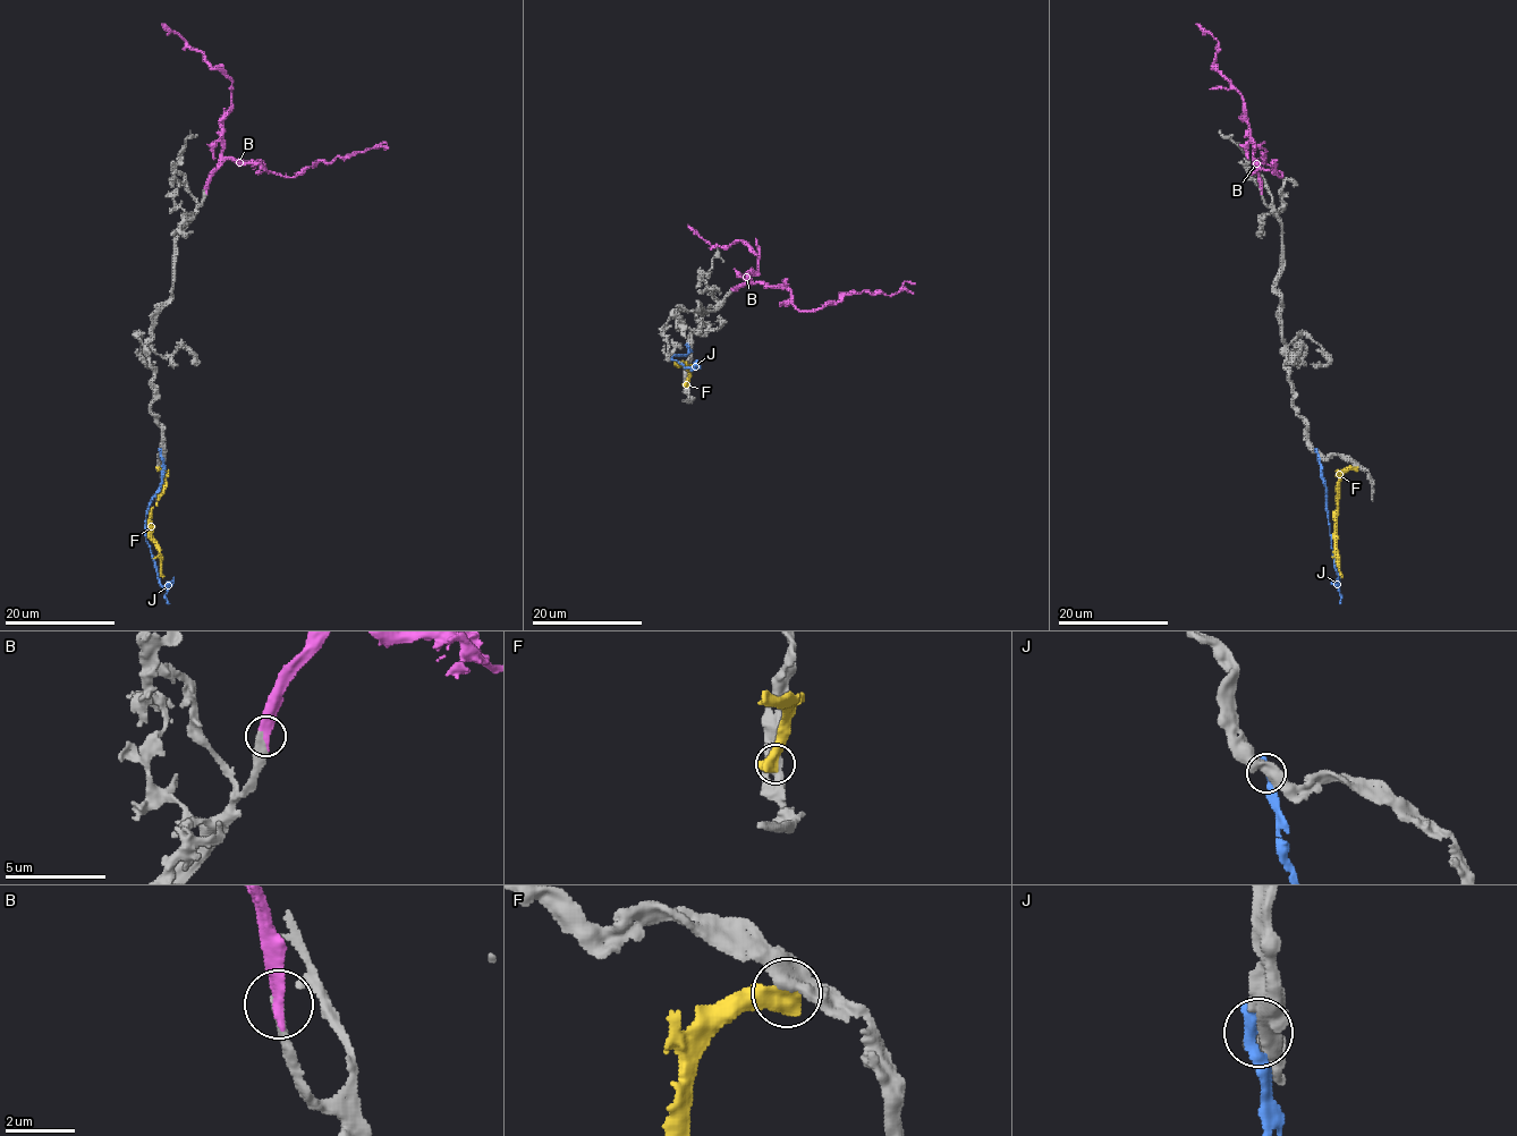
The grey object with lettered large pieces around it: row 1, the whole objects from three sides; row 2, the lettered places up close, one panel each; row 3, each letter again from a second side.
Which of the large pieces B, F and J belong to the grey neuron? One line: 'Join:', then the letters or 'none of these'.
Join: B

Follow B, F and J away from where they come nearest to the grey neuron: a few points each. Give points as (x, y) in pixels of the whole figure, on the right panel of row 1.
B: (1261, 189), (1254, 159), (1263, 169), (1280, 171), (1280, 177), (1263, 162), (1267, 151), (1255, 149)
F: (1355, 466), (1350, 466), (1339, 482), (1338, 570), (1342, 577)
J: (1318, 452), (1340, 603)

